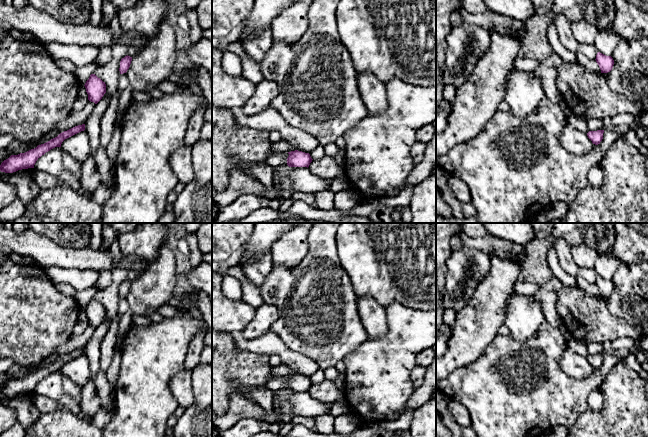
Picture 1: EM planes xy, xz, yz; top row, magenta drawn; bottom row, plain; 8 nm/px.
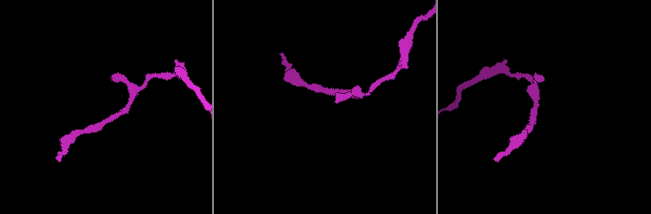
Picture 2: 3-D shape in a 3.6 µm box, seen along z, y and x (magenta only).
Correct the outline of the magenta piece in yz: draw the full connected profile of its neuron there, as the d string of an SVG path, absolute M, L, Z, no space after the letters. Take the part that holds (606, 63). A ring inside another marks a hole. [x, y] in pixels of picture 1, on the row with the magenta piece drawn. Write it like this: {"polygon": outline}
{"polygon": "M598 52L595 60L600 67L601 73L608 73L612 70L614 60L611 56L606 56Z"}

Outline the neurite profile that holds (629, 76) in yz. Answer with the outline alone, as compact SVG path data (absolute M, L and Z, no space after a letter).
M618 37L611 57L614 60L613 68L610 72L603 73L609 88L626 96L641 114L648 114L648 40L628 41Z

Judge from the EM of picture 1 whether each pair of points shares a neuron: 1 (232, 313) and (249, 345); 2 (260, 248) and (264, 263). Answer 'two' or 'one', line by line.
1: one
2: two

